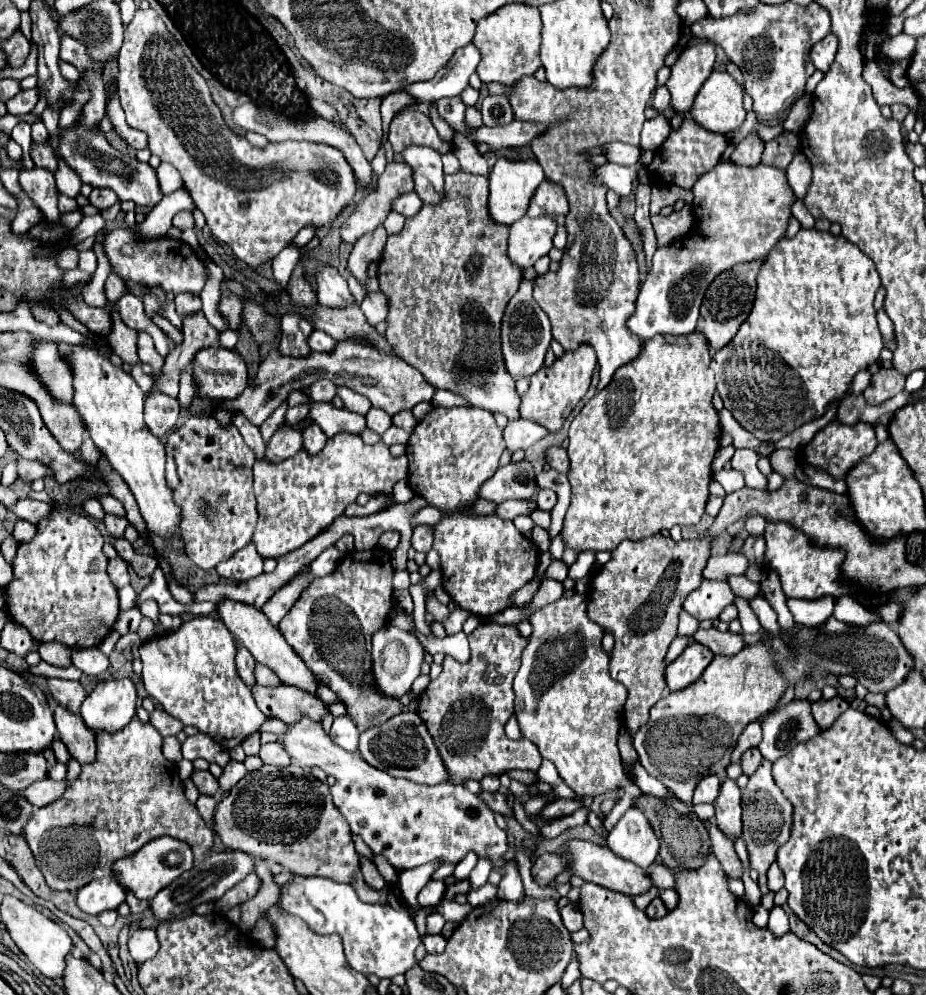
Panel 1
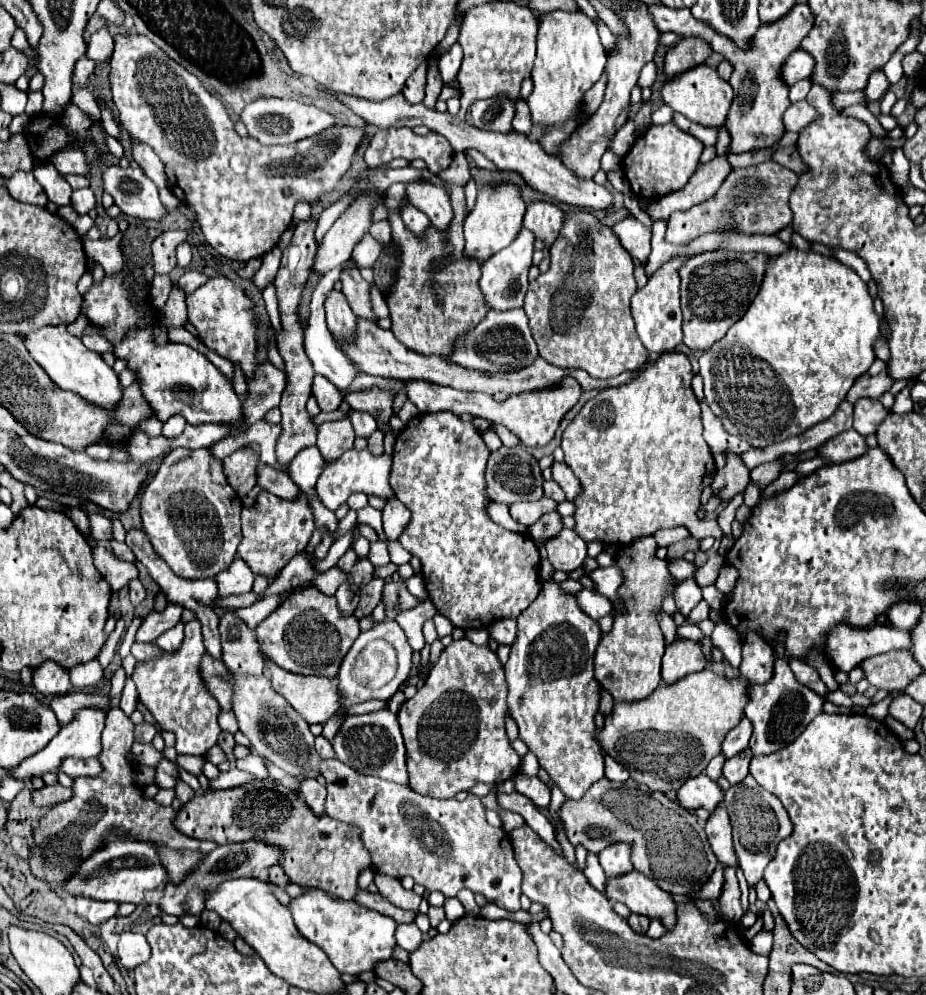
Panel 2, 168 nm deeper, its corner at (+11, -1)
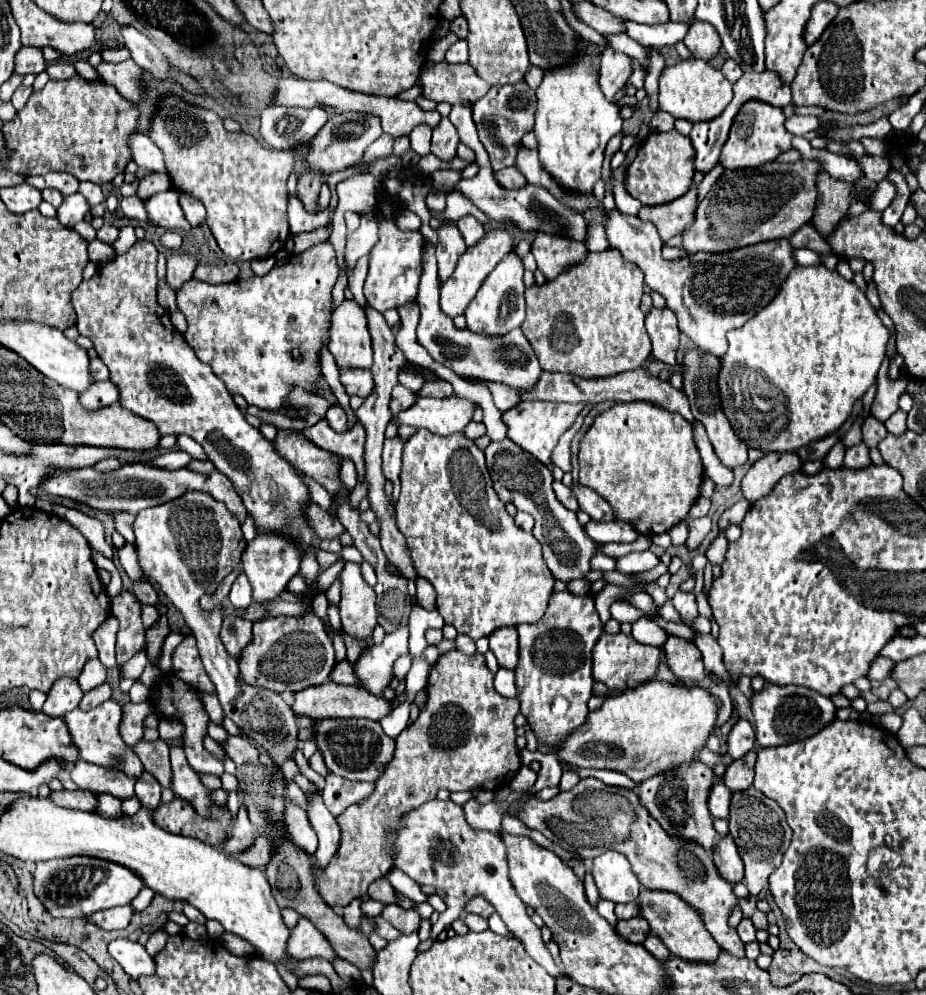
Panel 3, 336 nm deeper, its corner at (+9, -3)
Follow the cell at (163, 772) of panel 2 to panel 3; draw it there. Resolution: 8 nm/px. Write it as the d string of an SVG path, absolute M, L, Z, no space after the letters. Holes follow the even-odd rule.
M143 773L135 783L135 795L141 801L141 807L155 809L161 803L161 785L155 781L151 773Z

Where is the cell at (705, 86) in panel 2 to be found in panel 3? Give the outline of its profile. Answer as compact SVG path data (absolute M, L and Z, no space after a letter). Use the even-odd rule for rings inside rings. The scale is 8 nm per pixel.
M701 59L679 61L677 65L663 67L659 75L659 107L671 113L675 119L689 121L709 121L715 119L731 103L733 91L731 83L723 77L719 69L713 69Z

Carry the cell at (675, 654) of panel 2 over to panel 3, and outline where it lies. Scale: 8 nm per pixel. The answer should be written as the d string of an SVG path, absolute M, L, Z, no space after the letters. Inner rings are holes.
M669 637L663 645L669 669L683 681L701 683L705 681L705 667L699 649L693 641L681 637Z

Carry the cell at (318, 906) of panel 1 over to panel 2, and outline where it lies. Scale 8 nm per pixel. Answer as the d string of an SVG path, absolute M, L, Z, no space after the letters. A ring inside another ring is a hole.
M305 889L303 895L291 899L289 911L299 933L319 945L341 973L361 975L373 971L377 963L391 959L393 949L397 947L395 931L399 923L395 919L389 919L389 915L381 915L379 911L369 911L357 901L341 901L321 889Z

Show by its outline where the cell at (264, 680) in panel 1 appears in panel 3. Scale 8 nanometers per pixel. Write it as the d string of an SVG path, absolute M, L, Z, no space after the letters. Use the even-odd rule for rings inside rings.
M229 615L223 619L223 629L221 629L221 641L231 653L231 657L239 657L241 649L251 641L251 621L241 619L239 615Z

